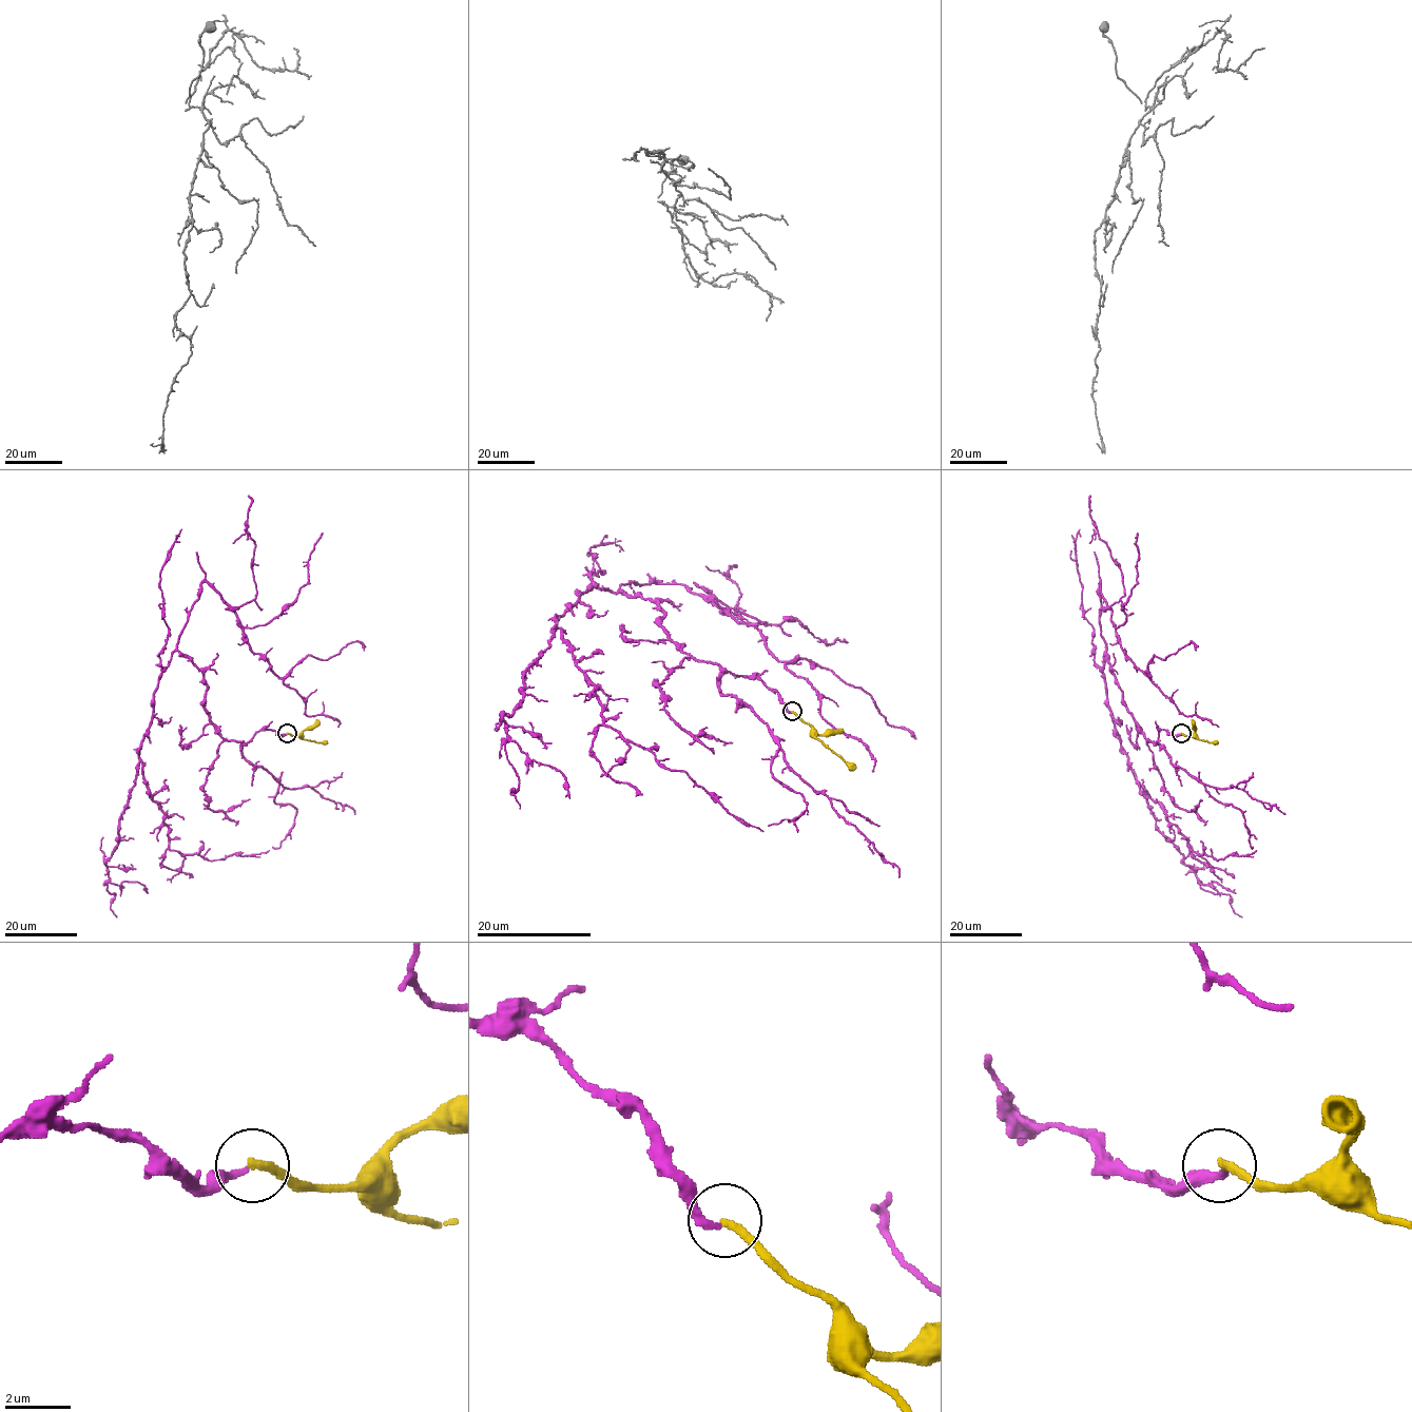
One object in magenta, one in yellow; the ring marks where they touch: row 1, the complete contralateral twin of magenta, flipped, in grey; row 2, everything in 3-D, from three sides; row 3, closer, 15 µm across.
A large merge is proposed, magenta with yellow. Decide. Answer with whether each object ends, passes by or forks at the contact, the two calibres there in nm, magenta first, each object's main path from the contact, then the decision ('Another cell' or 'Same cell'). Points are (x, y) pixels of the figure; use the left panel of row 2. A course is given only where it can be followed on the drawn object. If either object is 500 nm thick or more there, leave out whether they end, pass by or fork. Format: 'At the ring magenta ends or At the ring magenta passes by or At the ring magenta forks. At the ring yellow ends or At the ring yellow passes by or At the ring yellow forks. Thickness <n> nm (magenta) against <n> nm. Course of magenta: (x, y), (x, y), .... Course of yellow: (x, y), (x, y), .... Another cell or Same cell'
At the ring magenta ends. At the ring yellow ends. Thickness 240 nm (magenta) against 260 nm. Course of magenta: (287, 734), (227, 741), (204, 707), (202, 672), (175, 651), (139, 754), (169, 848), (208, 861), (269, 850). Course of yellow: (287, 734), (311, 741), (327, 741). Another cell

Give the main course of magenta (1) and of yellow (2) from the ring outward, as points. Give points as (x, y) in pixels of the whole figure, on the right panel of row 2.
1: (1181, 734), (1160, 729), (1148, 741), (1106, 651), (1108, 709), (1140, 791), (1192, 850), (1216, 861), (1256, 850)
2: (1180, 734), (1217, 741)

